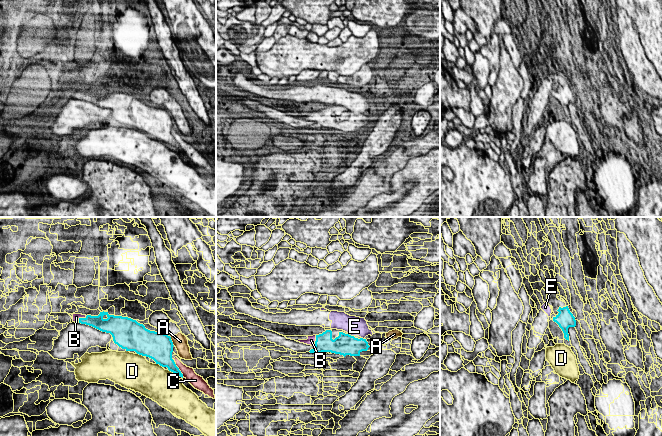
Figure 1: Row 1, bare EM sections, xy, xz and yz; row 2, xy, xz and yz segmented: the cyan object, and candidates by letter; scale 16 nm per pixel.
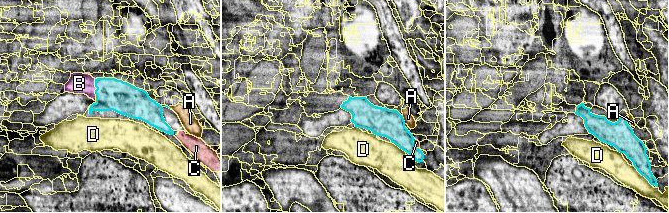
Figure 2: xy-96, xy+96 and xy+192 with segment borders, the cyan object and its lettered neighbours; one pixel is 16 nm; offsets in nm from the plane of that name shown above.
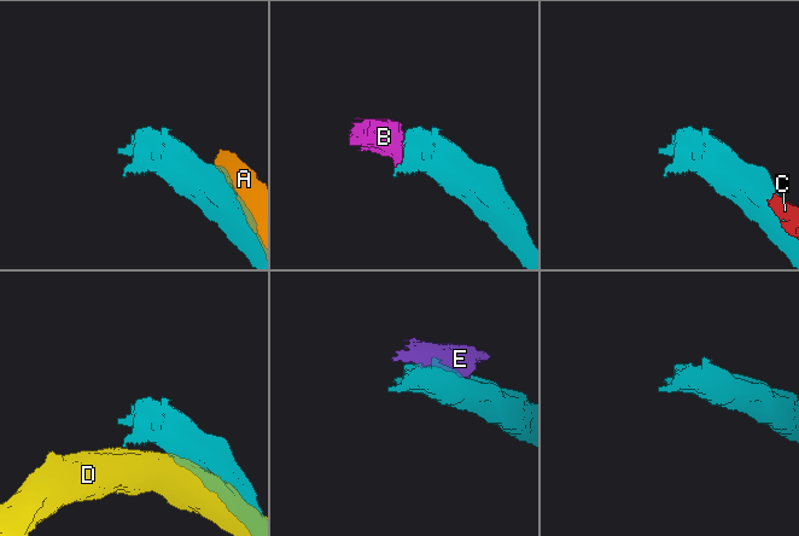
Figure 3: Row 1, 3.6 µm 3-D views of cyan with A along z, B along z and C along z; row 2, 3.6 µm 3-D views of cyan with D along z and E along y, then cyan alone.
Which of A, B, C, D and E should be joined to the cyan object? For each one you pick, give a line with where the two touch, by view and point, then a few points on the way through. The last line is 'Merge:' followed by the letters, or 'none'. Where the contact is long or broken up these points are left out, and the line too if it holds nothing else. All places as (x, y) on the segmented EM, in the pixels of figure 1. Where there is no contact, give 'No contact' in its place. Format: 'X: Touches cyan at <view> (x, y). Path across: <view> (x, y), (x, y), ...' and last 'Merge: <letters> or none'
B: Touches cyan at xy (81, 318)
Merge: B

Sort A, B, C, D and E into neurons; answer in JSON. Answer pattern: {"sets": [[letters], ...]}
{"sets": [["A"], ["B"], ["C", "E"], ["D"]]}

